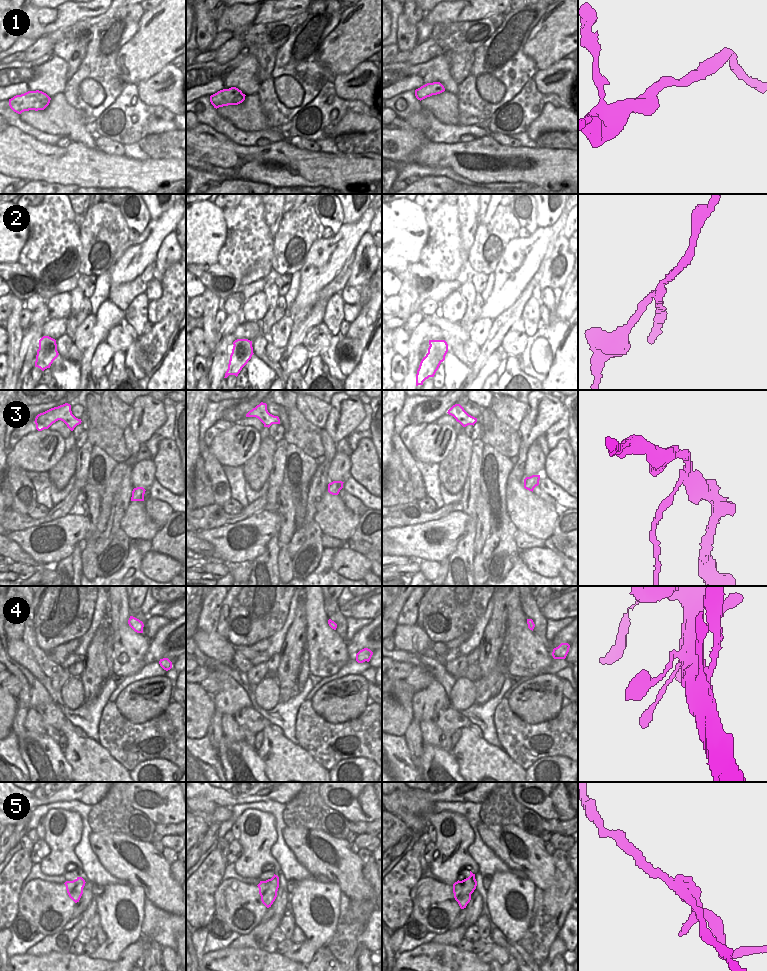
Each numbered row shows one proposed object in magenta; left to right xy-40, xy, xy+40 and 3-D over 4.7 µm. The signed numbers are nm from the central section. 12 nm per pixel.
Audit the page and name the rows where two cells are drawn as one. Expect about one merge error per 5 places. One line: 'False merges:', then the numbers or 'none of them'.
False merges: 2, 5

